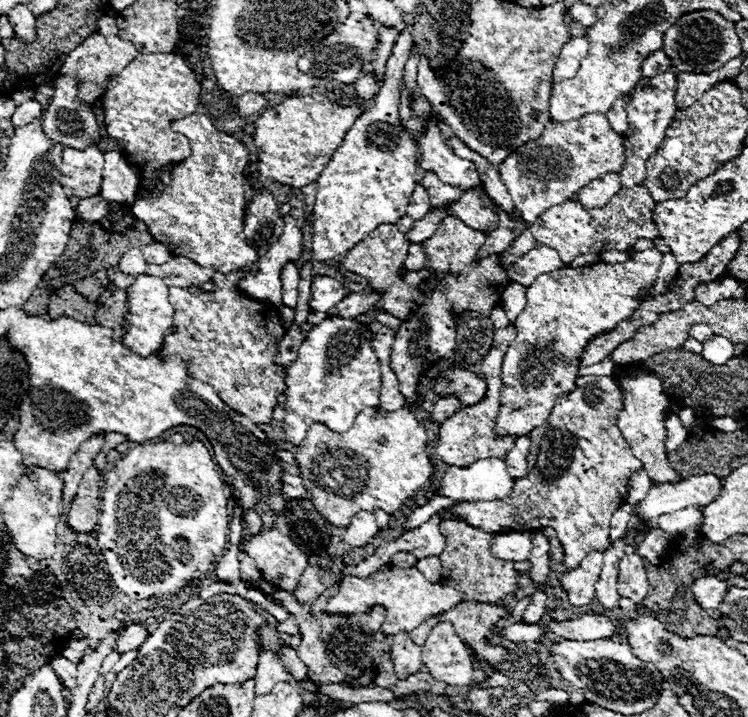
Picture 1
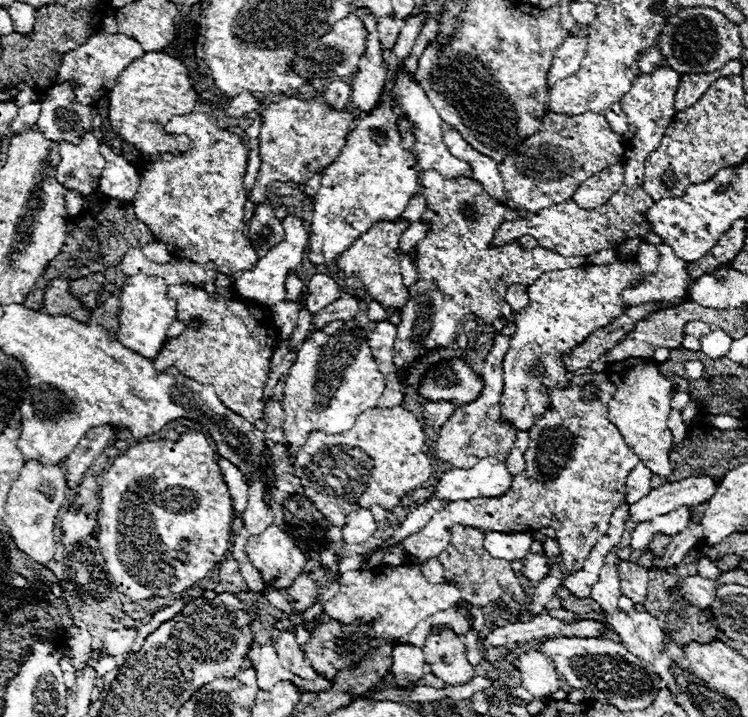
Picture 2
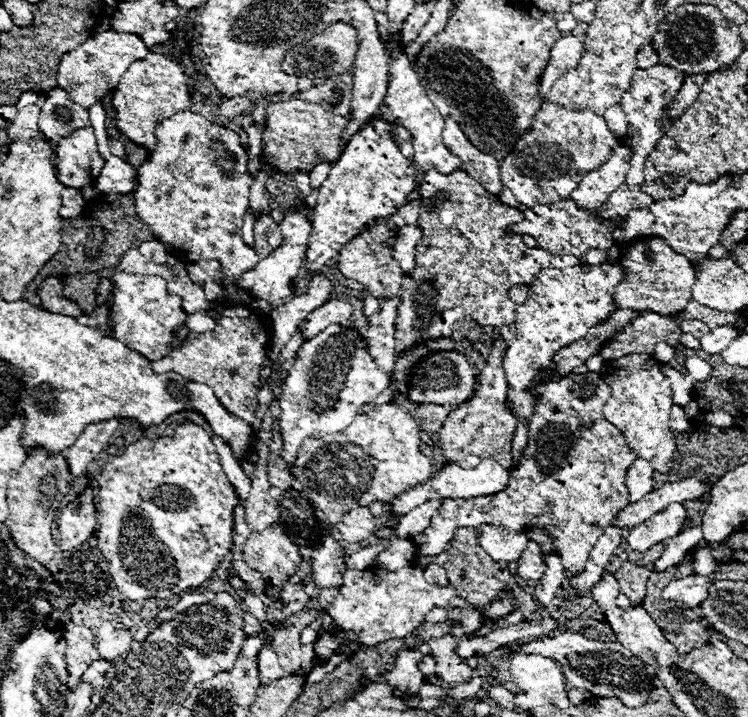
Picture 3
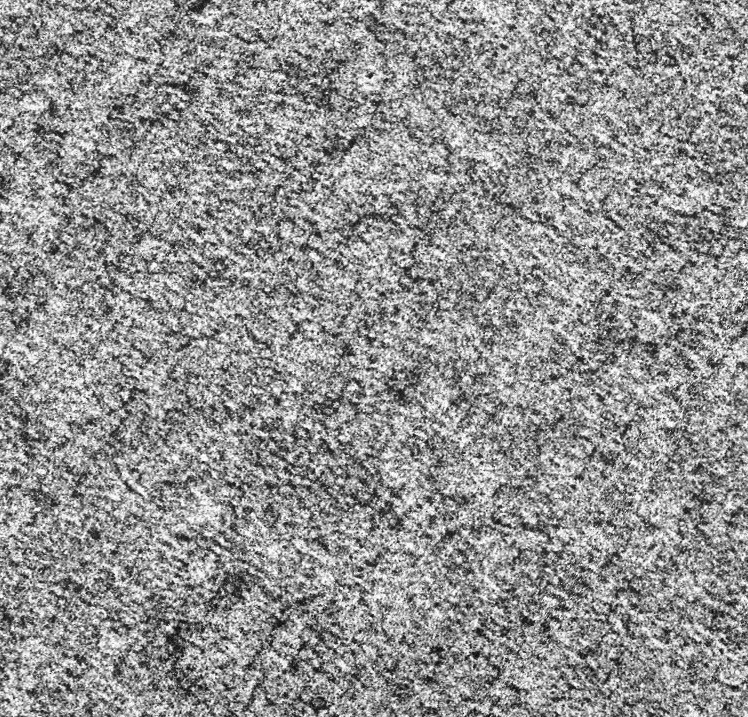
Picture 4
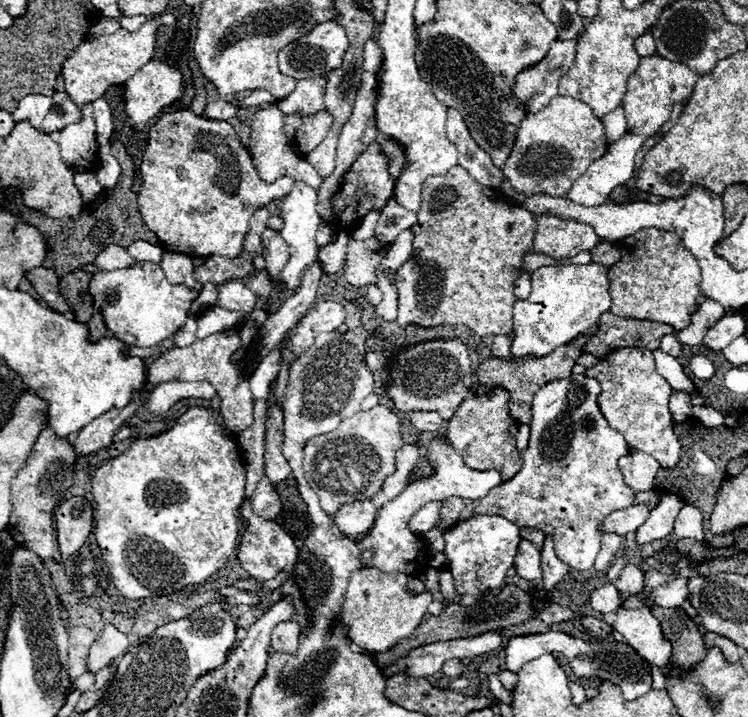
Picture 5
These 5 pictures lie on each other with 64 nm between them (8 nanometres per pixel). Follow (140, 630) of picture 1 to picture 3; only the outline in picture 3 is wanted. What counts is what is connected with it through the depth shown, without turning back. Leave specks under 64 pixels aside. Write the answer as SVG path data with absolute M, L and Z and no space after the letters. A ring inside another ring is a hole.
M104 622L98 628L98 658L106 662L114 662L124 658L130 652L132 646L132 634L128 628L112 628L110 622Z

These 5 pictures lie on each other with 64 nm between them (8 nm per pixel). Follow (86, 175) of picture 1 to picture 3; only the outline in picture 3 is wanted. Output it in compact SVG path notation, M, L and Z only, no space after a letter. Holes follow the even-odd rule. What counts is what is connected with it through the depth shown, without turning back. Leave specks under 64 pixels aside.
M92 126L74 130L70 136L58 140L56 168L58 180L64 186L84 188L94 184L104 160L98 154L98 144Z

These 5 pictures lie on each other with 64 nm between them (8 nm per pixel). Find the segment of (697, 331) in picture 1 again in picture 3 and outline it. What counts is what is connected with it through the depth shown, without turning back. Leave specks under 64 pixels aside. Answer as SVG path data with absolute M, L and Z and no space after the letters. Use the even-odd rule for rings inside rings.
M682 320L682 322L680 322L680 328L682 328L684 332L690 332L690 334L698 336L698 338L708 330L708 326L706 326L704 322L700 322L700 320Z

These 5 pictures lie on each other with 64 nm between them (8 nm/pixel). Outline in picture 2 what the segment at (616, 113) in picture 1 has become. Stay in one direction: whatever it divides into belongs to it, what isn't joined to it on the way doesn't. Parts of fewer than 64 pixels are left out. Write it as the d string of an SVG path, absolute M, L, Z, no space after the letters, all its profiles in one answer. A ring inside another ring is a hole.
M612 104L608 110L606 110L606 120L608 120L608 124L610 124L610 128L614 130L614 132L618 132L620 136L628 130L628 122L626 122L626 114L622 112L622 108L620 108L620 104Z

